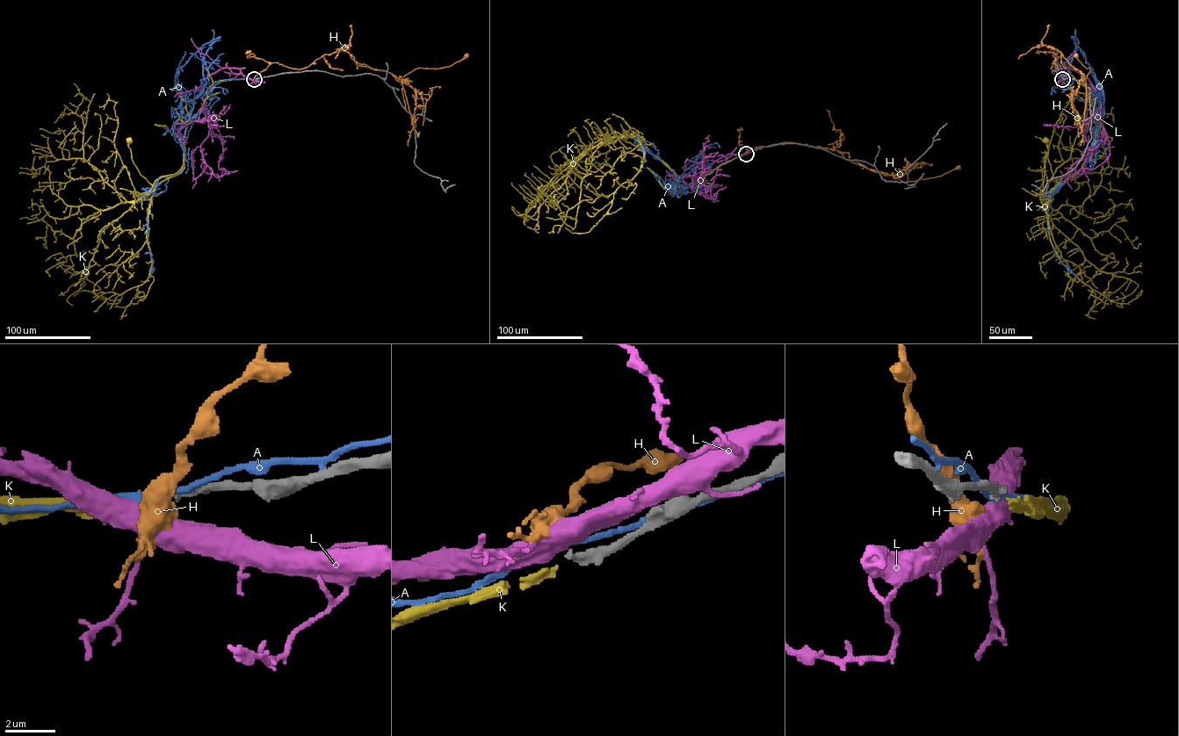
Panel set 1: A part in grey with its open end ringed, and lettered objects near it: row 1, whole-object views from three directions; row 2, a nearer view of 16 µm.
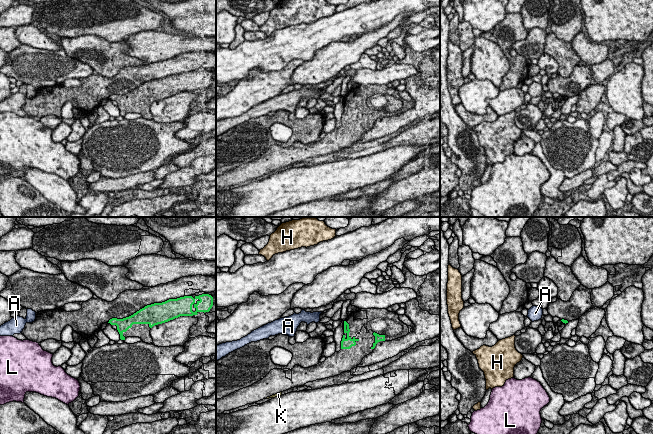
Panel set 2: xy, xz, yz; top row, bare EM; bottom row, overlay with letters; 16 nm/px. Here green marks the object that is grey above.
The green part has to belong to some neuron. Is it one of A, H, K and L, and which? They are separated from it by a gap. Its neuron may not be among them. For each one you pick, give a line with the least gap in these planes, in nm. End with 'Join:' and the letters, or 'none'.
K: 850 nm apart
Join: K

